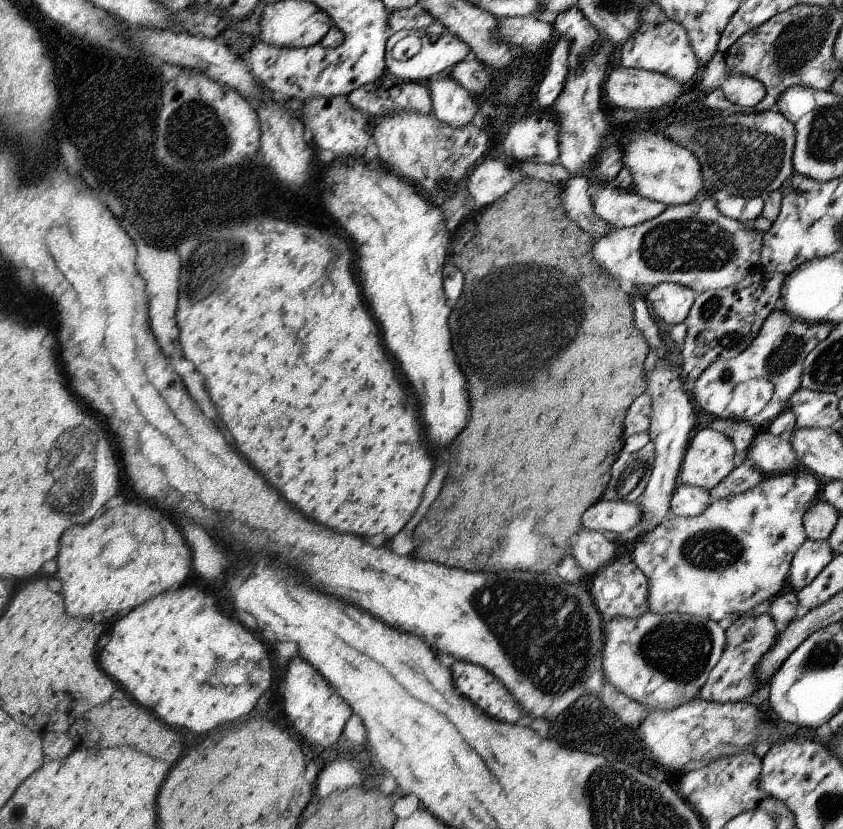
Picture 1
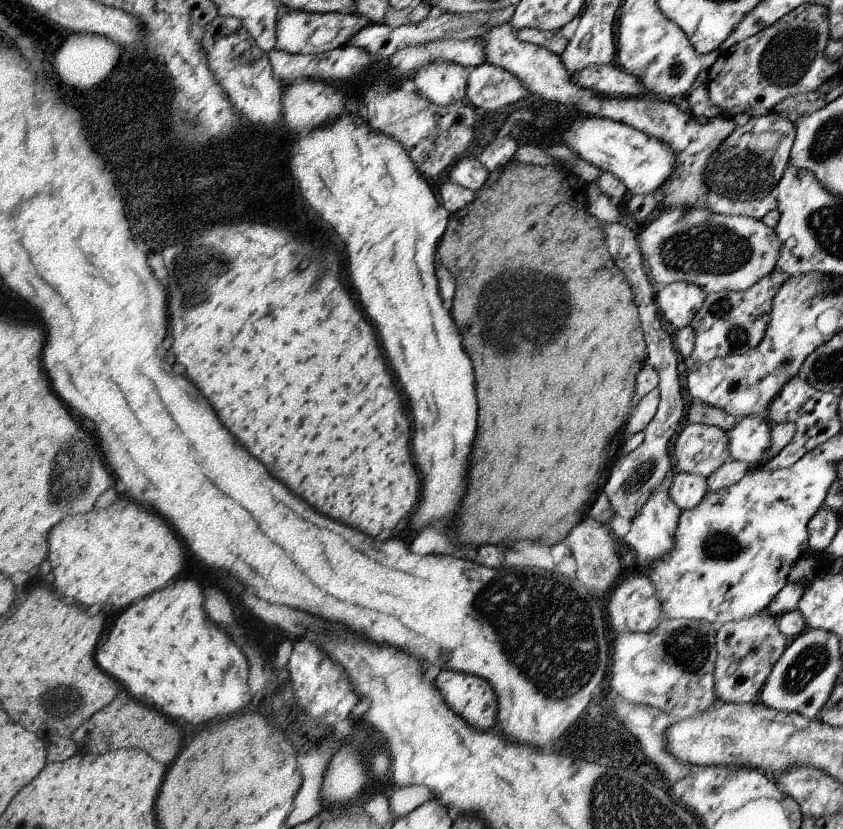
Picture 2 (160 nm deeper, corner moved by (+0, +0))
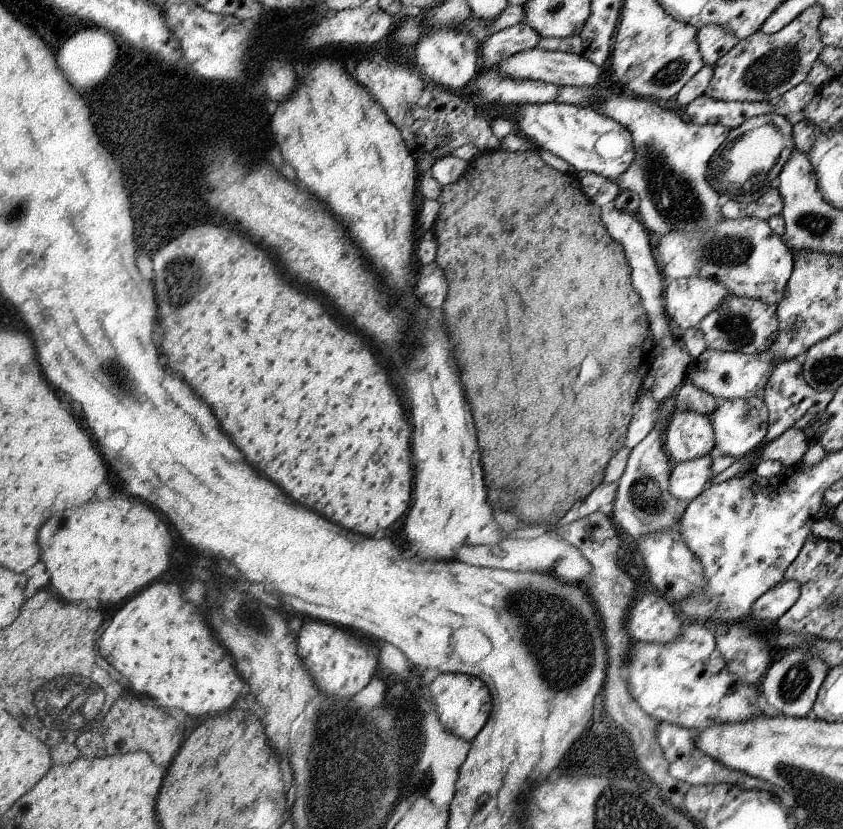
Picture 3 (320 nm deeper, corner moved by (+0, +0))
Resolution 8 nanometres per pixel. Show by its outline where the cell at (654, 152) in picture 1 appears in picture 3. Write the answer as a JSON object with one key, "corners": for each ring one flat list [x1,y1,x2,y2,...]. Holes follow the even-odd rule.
{"corners":[[556,102,519,107,514,122,516,132,533,141,539,149,559,156,577,171,592,172,618,181,630,170,636,156,633,135,628,127,621,126,594,107]]}

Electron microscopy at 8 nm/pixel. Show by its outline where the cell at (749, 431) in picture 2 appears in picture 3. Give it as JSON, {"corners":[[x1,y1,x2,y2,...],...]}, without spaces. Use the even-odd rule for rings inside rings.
{"corners":[[762,396,743,401,719,400,718,402,714,414,708,417,713,422,717,440,717,445,710,456,714,458,720,454,731,455,737,461,754,453,764,444,764,436,769,428,768,408,766,408]]}

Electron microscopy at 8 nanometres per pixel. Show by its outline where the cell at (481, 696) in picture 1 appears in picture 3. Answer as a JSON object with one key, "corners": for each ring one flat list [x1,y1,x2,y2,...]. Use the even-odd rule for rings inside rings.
{"corners":[[440,674,430,684,430,698,434,700,434,712,440,720,440,724,450,730,452,734,460,736,462,740,470,742,482,726,488,722,490,710,492,710,492,698,486,683,480,677,468,676,468,674]]}

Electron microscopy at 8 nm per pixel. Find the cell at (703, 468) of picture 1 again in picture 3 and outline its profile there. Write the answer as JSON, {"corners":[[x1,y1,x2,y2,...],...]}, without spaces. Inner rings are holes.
{"corners":[[676,409,668,419,670,426,666,433,666,451,675,464,704,458,714,450,716,432,708,417]]}

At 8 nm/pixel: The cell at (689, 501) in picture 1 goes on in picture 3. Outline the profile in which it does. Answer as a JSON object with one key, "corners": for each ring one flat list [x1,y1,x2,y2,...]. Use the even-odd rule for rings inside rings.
{"corners":[[708,455,676,464,670,474,670,494,686,504,692,503,709,483,712,460]]}

